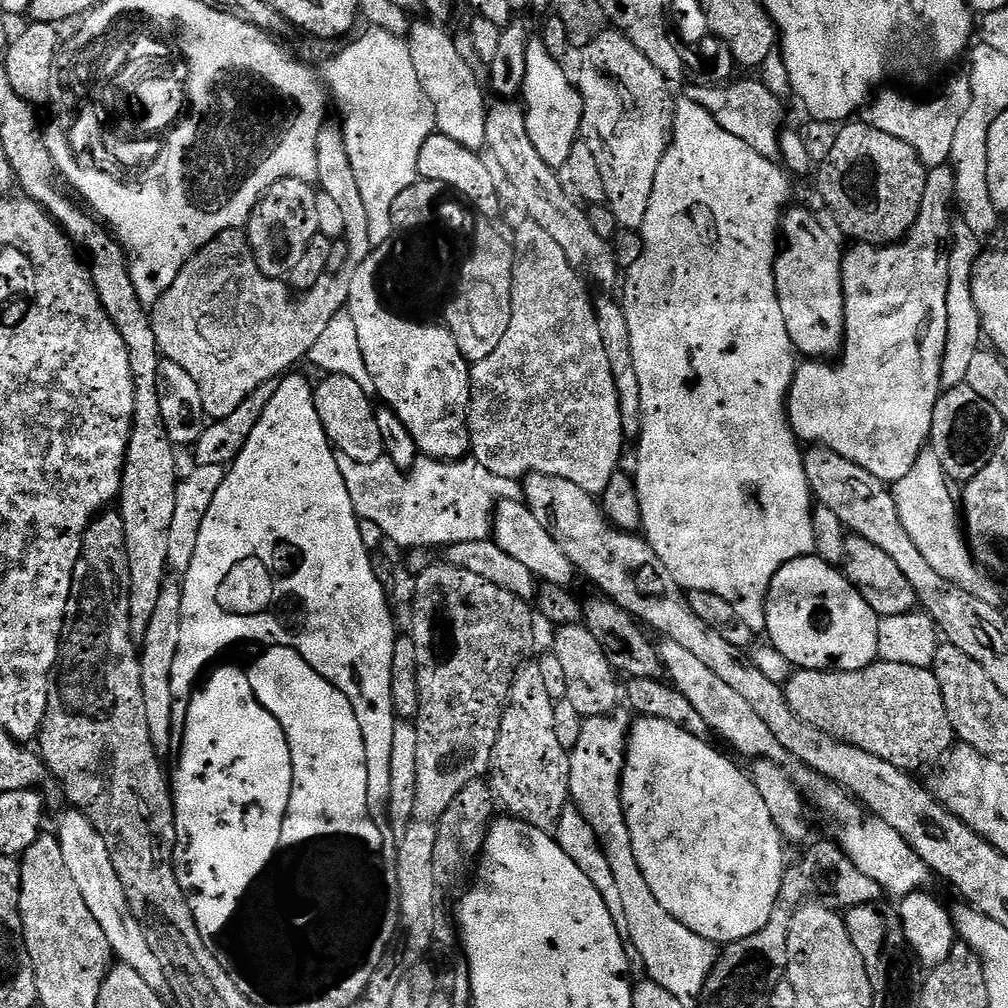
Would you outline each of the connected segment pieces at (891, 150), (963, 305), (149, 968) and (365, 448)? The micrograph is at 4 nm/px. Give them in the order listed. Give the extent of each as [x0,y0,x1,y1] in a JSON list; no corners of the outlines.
[[815,122,929,246],[946,220,984,387],[58,810,172,996],[314,375,385,464]]

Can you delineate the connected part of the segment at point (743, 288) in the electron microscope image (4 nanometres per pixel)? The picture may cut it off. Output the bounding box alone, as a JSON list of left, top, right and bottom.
[622,98,817,630]

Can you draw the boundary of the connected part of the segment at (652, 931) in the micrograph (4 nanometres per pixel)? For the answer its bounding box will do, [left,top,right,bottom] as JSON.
[568,715,718,1001]

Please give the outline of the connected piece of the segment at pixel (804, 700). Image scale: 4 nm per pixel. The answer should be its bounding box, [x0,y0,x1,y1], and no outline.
[786,659,956,773]

